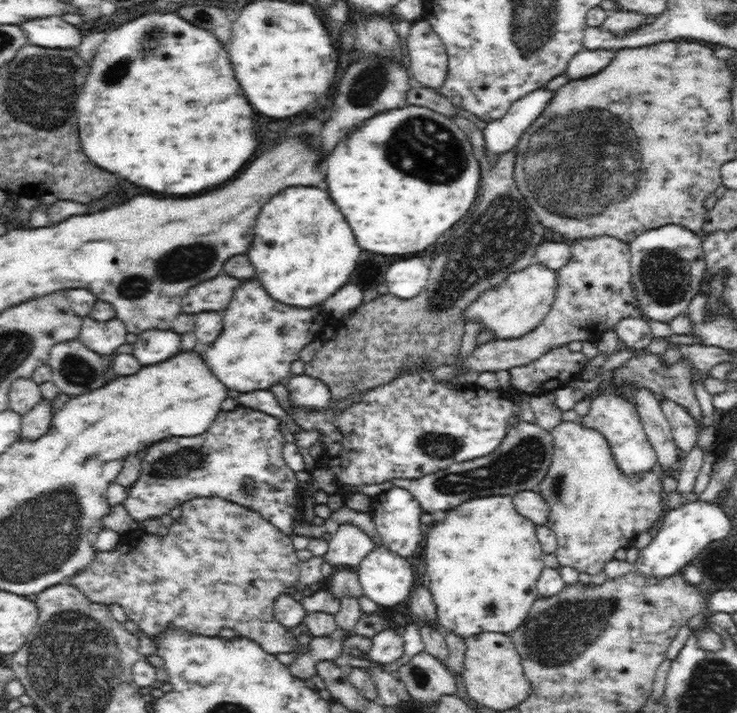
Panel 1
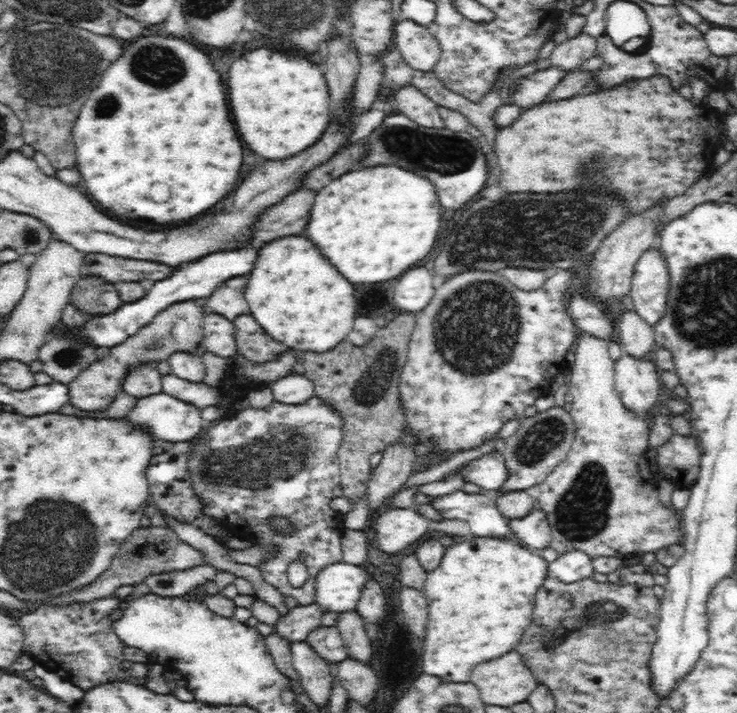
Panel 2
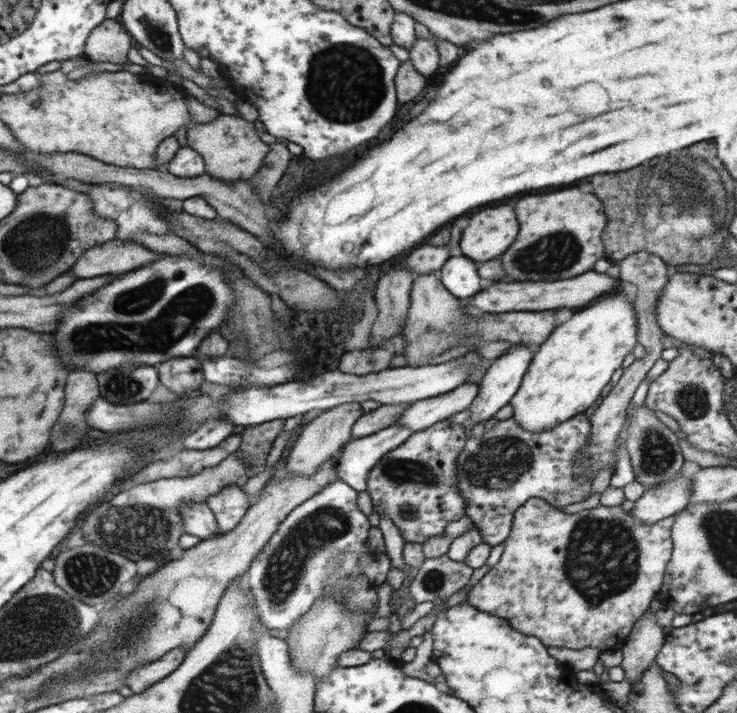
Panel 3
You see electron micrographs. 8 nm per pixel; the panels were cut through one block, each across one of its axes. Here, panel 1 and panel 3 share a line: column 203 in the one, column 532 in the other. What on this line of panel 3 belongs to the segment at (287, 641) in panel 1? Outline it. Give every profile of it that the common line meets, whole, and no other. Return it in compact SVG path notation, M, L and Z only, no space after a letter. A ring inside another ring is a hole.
M530 498L514 513L511 531L508 538L504 540L505 546L499 562L466 594L467 604L487 614L505 618L516 631L538 638L546 648L556 647L574 650L598 648L601 652L621 649L627 642L633 625L649 610L650 603L662 587L668 561L673 552L671 530L675 520L675 516L667 516L648 525L642 523L642 519L636 519L632 512L624 511L621 506L599 505L595 508L568 514L548 504L542 498Z

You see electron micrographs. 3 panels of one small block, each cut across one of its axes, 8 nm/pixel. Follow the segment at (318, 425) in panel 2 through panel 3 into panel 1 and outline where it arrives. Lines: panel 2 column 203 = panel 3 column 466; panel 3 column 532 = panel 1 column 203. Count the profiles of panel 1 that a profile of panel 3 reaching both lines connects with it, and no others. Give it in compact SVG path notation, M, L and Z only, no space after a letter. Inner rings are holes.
M237 405L231 411L221 410L206 432L192 437L170 437L146 448L146 454L141 459L139 477L132 486L125 488L126 499L121 504L139 523L164 516L177 506L188 505L193 498L220 497L259 512L262 518L293 538L295 534L292 524L299 520L308 520L310 503L309 499L300 494L301 483L296 479L295 472L285 463L281 450L286 443L278 418L242 405ZM245 479L254 481L252 490L245 490Z

